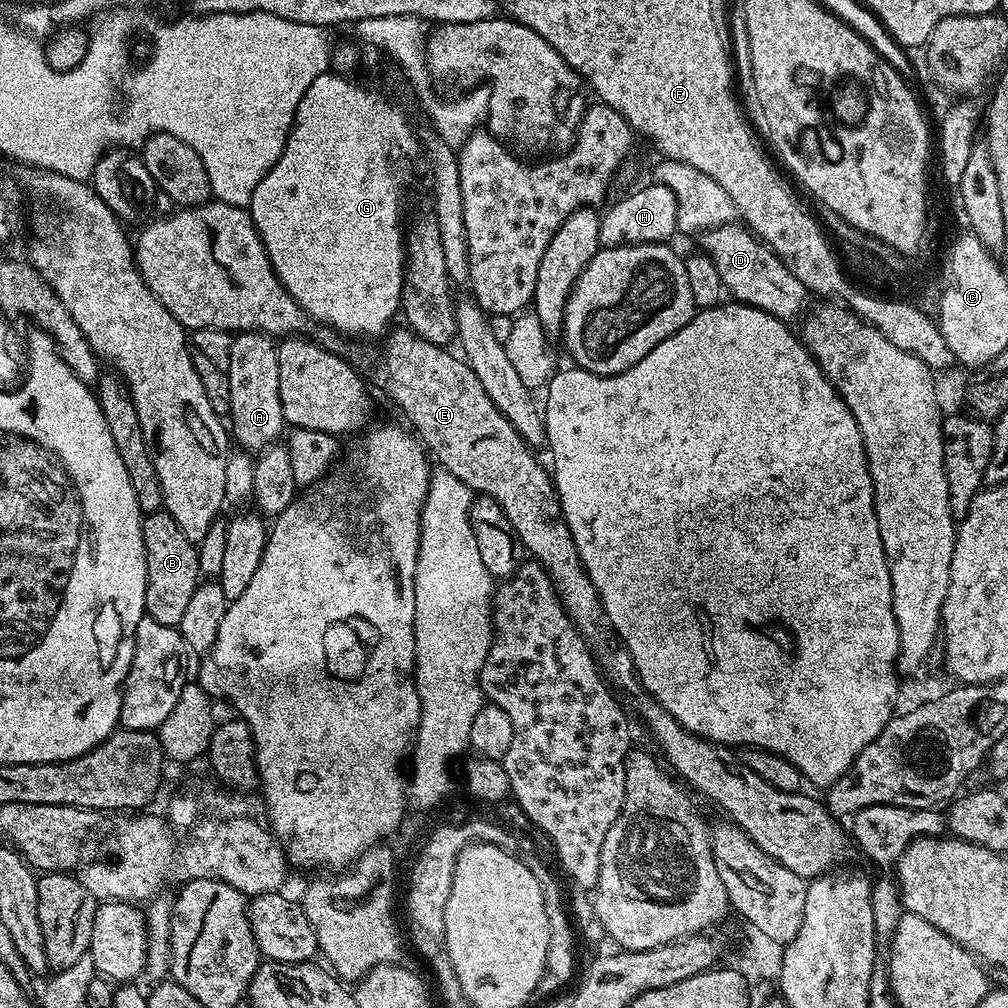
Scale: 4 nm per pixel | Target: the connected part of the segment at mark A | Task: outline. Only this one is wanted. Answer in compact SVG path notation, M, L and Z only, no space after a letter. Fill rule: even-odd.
M249 330L233 335L226 369L230 386L230 432L241 449L260 454L286 432L282 398L278 394L277 341L267 332Z

